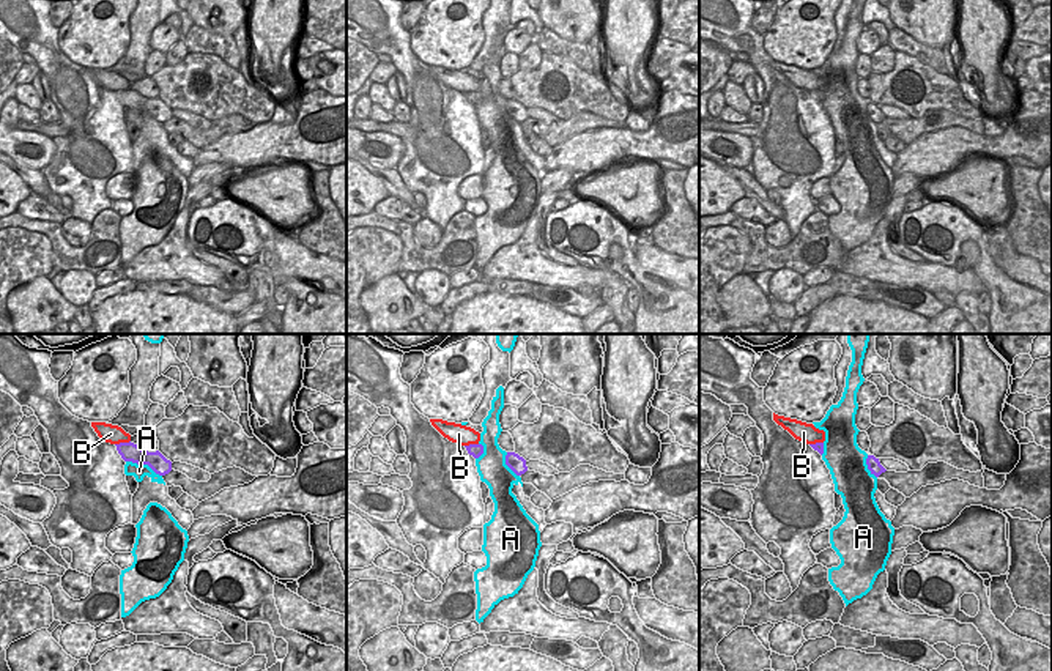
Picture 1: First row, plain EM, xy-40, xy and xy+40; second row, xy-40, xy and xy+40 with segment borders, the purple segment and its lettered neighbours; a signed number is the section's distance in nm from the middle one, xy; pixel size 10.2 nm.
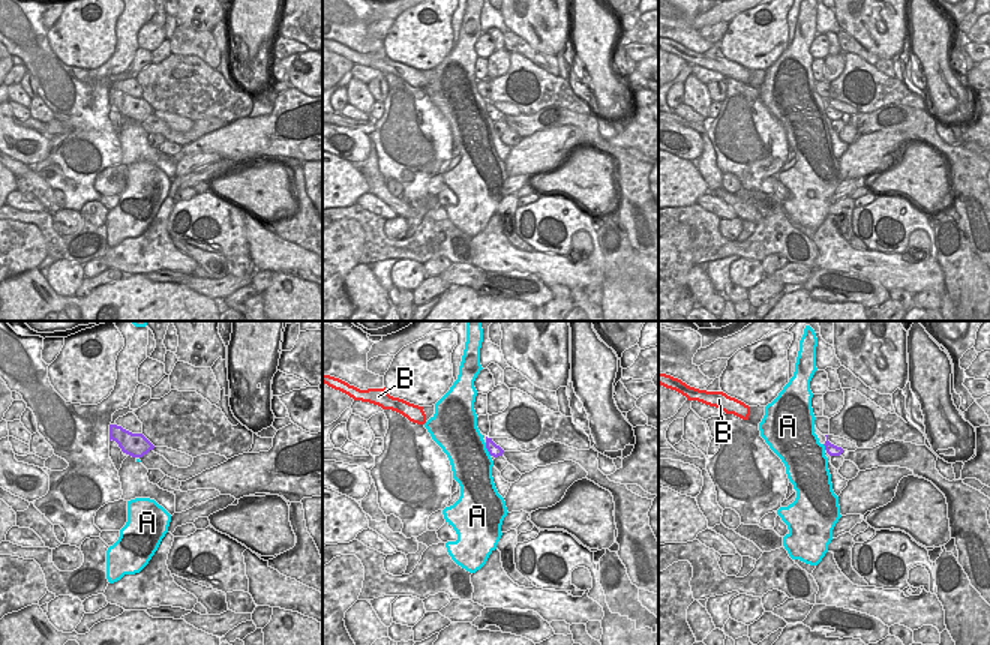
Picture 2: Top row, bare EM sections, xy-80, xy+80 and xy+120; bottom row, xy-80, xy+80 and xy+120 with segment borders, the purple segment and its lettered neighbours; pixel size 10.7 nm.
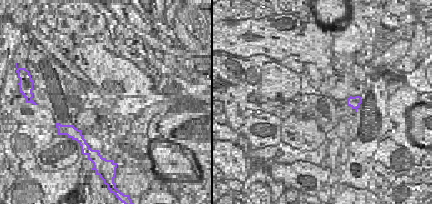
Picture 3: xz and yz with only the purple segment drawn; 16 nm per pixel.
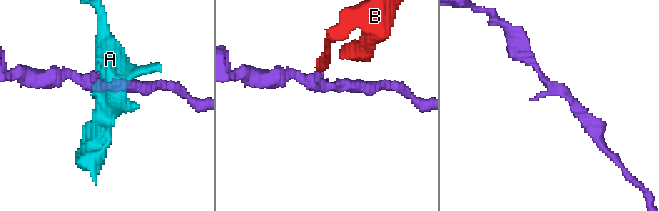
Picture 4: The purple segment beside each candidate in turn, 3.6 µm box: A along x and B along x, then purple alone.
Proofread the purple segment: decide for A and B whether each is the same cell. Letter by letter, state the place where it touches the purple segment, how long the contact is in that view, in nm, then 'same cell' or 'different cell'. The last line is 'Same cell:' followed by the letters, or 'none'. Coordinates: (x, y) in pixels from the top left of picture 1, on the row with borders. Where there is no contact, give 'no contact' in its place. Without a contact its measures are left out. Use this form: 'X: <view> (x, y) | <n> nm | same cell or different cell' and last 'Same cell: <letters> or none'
A: xy-40 (144, 463) | 400 nm | different cell
B: xy-40 (122, 443) | 170 nm | different cell
Same cell: none

